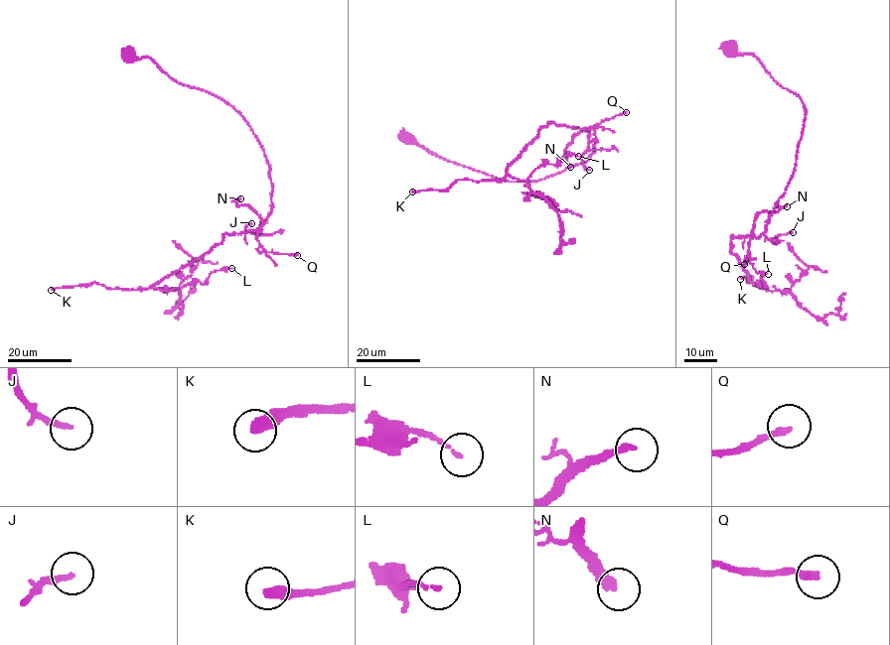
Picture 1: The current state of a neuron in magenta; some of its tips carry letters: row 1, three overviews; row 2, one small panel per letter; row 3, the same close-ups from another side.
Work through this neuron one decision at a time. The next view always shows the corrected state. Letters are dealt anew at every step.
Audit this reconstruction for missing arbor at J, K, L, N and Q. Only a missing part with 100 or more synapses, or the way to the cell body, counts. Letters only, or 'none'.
K

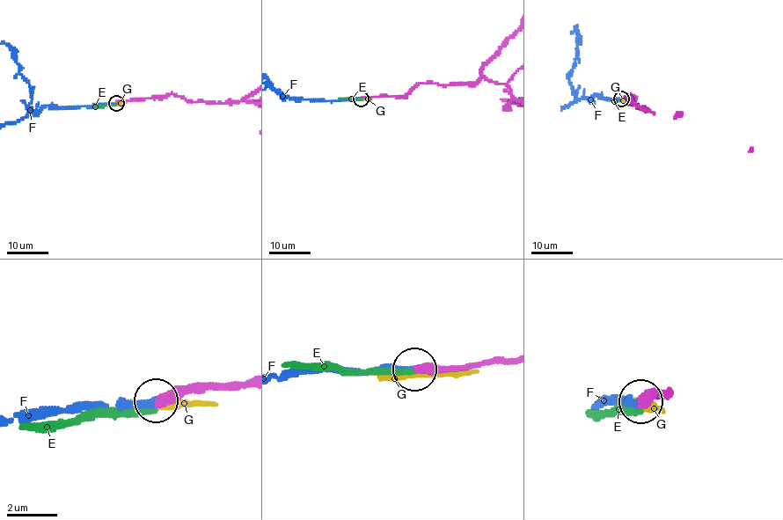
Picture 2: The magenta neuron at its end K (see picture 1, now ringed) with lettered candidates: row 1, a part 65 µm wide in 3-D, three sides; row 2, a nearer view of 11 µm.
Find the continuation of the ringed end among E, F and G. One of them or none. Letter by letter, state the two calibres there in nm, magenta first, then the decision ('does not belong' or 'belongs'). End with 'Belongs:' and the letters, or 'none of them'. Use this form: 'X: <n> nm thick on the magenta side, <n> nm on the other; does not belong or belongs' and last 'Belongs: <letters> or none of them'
E: 400 nm thick on the magenta side, 240 nm on the other; does not belong
F: 440 nm thick on the magenta side, 280 nm on the other; belongs
G: 500 nm thick on the magenta side, 240 nm on the other; does not belong
Belongs: F

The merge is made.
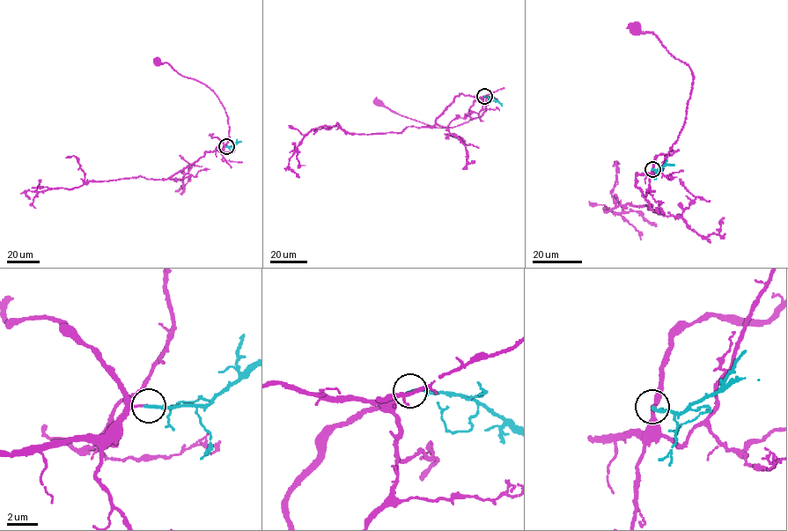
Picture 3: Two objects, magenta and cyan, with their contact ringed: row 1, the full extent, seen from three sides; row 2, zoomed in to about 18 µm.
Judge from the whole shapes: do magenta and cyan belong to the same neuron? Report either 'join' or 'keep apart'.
join

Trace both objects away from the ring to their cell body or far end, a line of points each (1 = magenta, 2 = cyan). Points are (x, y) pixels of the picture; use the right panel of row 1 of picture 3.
1: (652, 169), (657, 175), (662, 170), (676, 141), (693, 77), (688, 65), (667, 52), (652, 33), (636, 27)
2: (651, 169), (673, 165)

